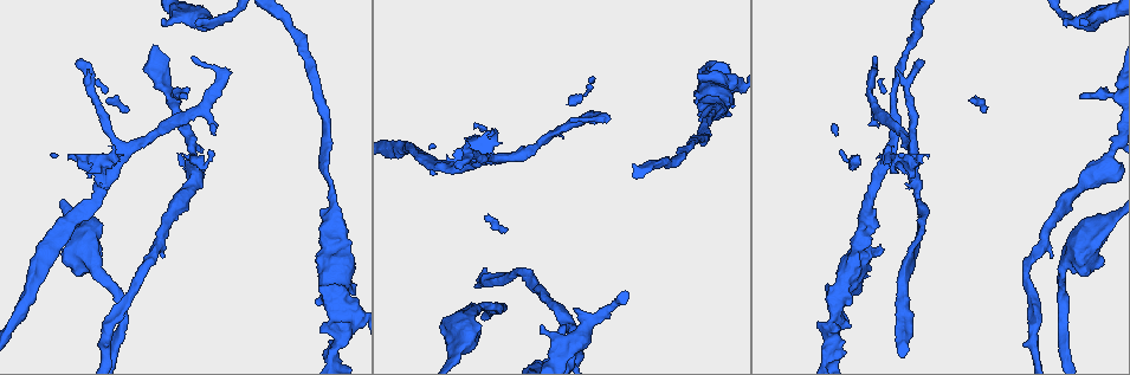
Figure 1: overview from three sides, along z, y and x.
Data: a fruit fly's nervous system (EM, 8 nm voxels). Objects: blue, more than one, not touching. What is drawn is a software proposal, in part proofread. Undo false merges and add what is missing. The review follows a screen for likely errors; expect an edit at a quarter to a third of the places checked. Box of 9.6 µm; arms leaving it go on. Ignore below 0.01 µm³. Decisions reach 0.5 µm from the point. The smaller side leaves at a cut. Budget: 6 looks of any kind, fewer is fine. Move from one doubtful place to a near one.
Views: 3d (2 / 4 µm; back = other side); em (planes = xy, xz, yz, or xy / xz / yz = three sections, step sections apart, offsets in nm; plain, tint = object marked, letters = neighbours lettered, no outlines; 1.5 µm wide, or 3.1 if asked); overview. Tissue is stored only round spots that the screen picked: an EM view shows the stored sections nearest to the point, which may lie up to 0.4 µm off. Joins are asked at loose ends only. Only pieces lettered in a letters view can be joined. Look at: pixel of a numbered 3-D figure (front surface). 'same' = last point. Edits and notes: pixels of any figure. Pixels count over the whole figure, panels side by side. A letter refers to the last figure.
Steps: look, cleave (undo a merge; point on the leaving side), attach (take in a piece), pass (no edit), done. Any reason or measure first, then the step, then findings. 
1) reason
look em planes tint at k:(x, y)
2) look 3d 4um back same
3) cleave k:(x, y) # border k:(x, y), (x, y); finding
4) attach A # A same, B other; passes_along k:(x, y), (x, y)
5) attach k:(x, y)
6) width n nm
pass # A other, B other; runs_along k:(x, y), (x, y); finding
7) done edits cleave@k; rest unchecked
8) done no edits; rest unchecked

thick turns thin
look em yz step 8 tint at 1:(833, 356)

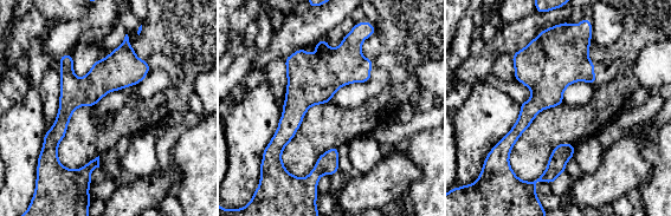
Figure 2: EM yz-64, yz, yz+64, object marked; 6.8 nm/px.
look em planes letters same

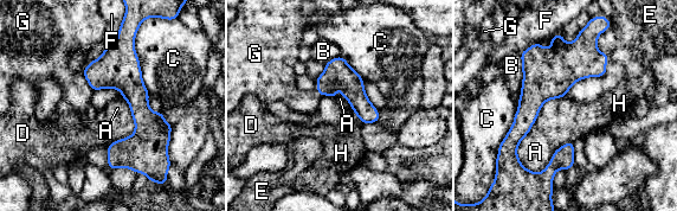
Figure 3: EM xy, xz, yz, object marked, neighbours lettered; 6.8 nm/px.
pass # A other, B other, C other, D other, E other, F other, G other, H other; runs_along 3:(130, 8), (140, 132), (117, 148); continuous, no second neuron

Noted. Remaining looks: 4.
free end
look em planes tint at 1:(186, 100)

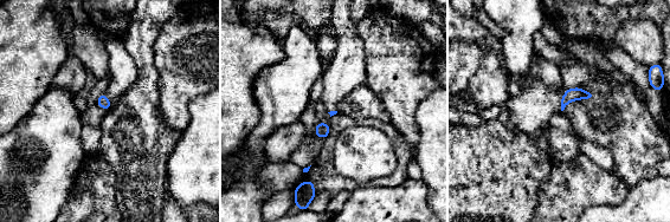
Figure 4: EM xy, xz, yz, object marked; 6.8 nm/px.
what lies round it
look em planes letters same

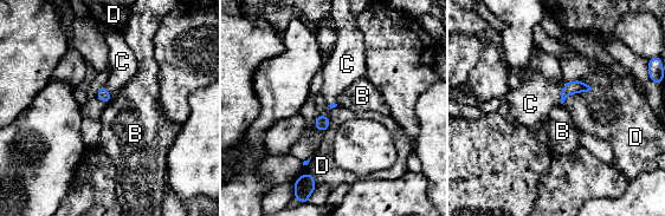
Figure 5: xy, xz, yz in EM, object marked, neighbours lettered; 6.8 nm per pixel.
attach C # B other, C same, D other; passes_along 5:(572, 87), (561, 92), (530, 104); it goes on there

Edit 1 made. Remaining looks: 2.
done edits attach@5; rest unchecked

